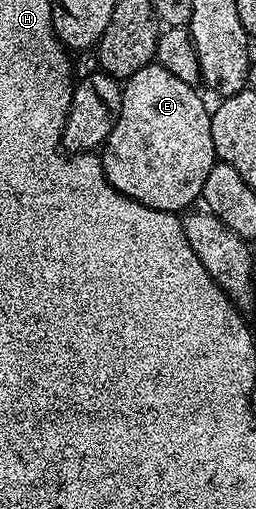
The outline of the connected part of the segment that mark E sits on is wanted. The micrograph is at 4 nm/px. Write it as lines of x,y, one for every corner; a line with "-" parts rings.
157,64
140,68
140,72
125,79
120,120
116,120
116,128
112,128
105,146
101,147
100,157
108,184
131,201
139,201
147,211
182,212
185,206
197,203
202,197
204,180
208,180
208,172
212,172
216,155
210,127
211,111
208,106
206,110
198,92
195,87
184,84
184,80
172,76
168,68

